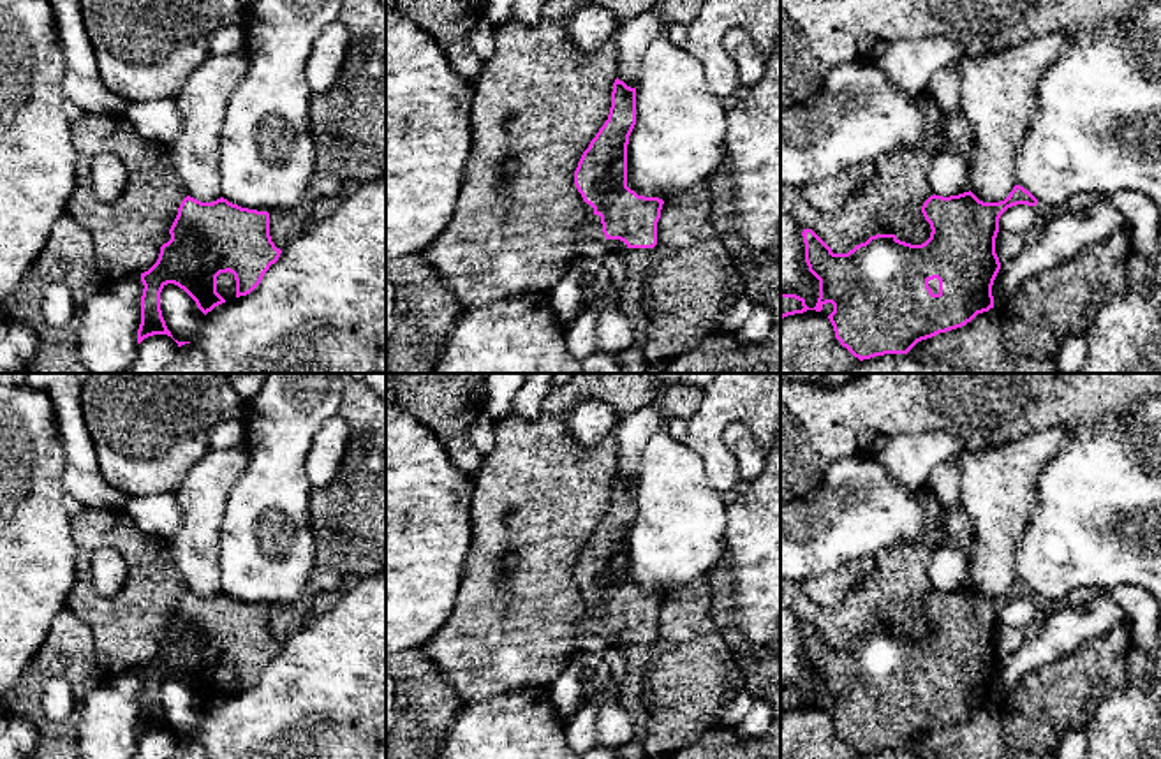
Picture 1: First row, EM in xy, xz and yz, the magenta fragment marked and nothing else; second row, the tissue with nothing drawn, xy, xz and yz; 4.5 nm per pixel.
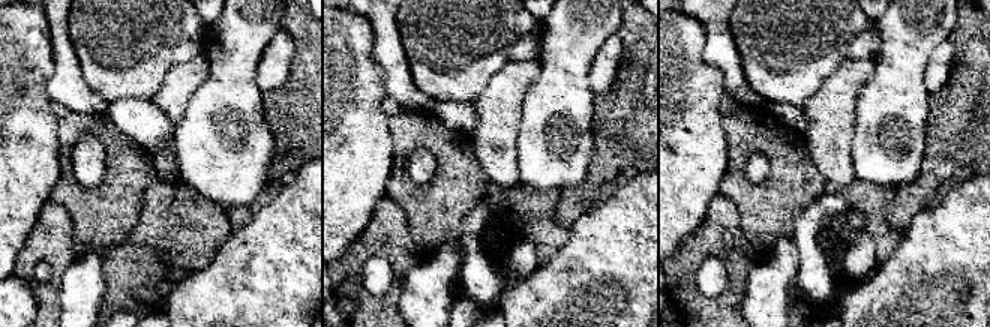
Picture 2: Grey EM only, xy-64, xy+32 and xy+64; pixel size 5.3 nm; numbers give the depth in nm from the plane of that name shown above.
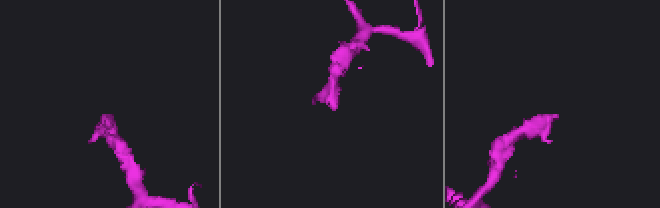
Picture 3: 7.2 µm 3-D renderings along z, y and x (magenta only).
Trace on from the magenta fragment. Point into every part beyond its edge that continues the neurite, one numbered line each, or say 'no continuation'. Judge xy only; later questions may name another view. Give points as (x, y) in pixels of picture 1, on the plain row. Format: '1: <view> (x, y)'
no continuation

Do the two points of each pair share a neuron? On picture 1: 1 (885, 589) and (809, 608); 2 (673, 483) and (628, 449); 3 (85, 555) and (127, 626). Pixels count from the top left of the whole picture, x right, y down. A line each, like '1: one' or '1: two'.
1: one
2: two
3: one

